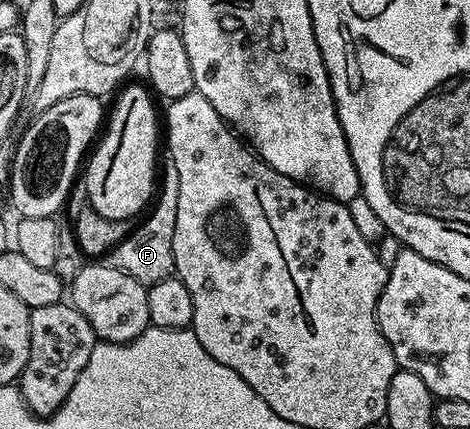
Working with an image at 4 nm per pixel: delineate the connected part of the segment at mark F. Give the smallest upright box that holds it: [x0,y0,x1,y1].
[106,159,181,287]

